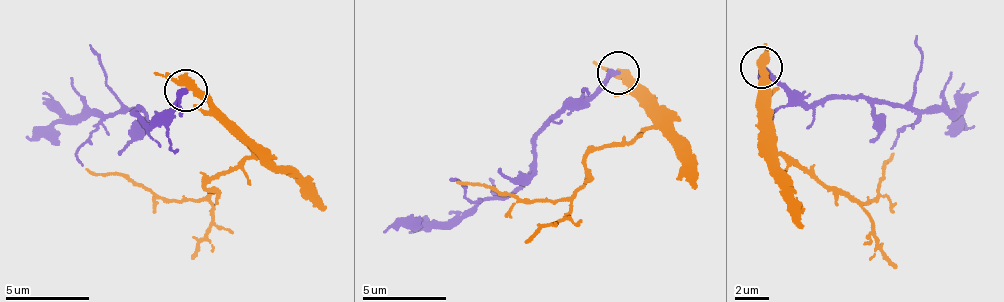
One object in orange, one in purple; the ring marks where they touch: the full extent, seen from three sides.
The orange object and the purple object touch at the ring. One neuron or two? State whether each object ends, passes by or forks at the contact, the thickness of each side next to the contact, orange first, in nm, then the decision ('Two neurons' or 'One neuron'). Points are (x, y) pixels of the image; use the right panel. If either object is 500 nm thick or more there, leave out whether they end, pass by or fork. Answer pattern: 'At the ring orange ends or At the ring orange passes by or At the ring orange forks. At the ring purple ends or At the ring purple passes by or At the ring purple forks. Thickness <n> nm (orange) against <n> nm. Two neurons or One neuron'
At the ring orange passes by. At the ring purple passes by. Thickness 440 nm (orange) against 260 nm. Two neurons

